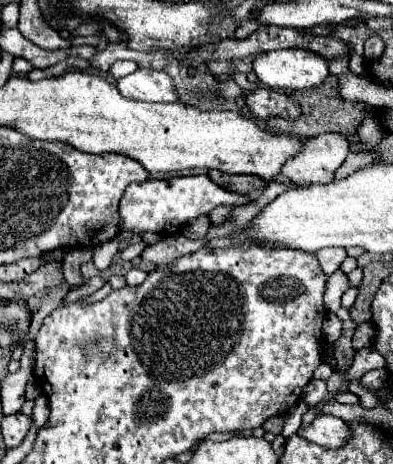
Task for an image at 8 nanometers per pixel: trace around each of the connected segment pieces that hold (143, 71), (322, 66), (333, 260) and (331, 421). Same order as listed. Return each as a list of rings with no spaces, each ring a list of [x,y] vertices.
[[[138,68],[136,72],[120,78],[116,88],[122,92],[122,96],[130,100],[144,100],[144,102],[180,100],[174,80],[166,72],[158,72],[150,68]]]
[[[274,50],[274,52],[266,52],[266,54],[258,54],[252,62],[252,70],[258,76],[258,80],[274,90],[302,90],[302,88],[316,88],[322,86],[322,82],[326,80],[328,72],[328,62],[318,56],[312,54],[308,50]]]
[[[322,248],[316,252],[316,258],[328,276],[340,268],[340,264],[346,260],[346,256],[348,254],[344,248]]]
[[[316,416],[308,426],[300,426],[300,430],[296,434],[306,438],[308,442],[324,446],[324,448],[338,448],[348,442],[350,428],[340,418]]]

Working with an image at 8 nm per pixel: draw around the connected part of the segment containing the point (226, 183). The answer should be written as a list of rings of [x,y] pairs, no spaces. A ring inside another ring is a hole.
[[[210,170],[208,176],[222,188],[230,190],[230,192],[238,192],[238,194],[250,194],[252,190],[260,190],[266,186],[266,182],[258,176],[230,176],[230,174],[222,174],[218,170]]]

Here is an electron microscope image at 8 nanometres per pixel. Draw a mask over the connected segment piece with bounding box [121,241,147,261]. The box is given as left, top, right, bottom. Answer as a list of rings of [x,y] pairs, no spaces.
[[[140,241],[139,243],[129,245],[126,249],[124,249],[122,254],[122,259],[125,261],[131,261],[138,257],[143,250],[147,247],[147,244],[143,241]]]

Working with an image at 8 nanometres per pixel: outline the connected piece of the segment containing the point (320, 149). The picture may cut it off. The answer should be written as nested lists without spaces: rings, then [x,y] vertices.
[[[316,136],[306,140],[306,148],[284,164],[282,174],[302,188],[312,184],[330,184],[348,152],[350,148],[344,136]]]

